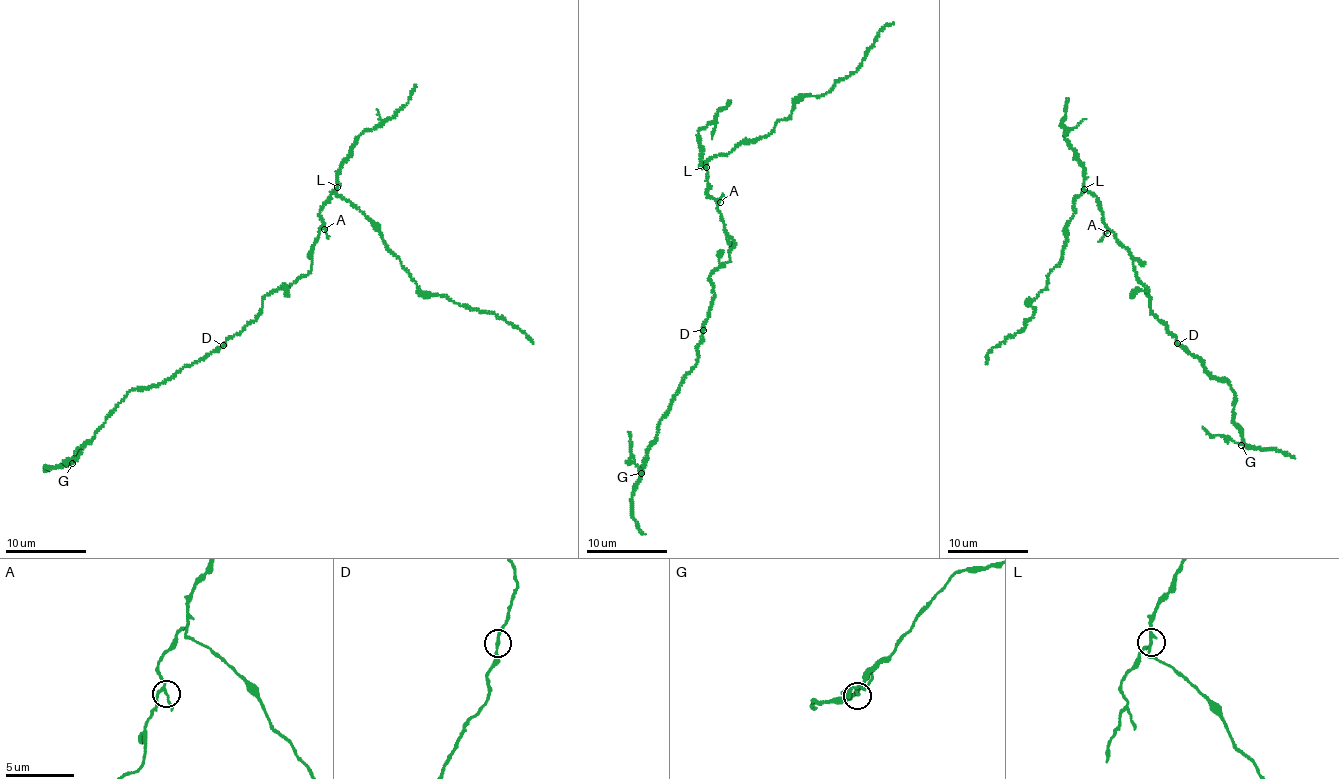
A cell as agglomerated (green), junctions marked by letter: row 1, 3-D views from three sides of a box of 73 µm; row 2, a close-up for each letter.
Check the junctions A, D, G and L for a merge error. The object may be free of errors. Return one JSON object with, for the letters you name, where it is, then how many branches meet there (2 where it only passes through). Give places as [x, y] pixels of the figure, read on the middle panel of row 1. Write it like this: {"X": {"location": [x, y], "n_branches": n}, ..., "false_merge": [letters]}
{"L": {"location": [706, 167], "n_branches": 3}, "false_merge": ["L"]}

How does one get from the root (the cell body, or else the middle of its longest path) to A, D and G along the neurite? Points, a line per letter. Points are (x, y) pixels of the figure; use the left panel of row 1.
A: (303, 276), (311, 269), (313, 246), (320, 228), (324, 229)
D: (303, 276), (264, 297), (256, 319), (226, 340), (223, 345)
G: (303, 276), (264, 297), (256, 319), (220, 347), (157, 385), (137, 386), (127, 393), (72, 463)

